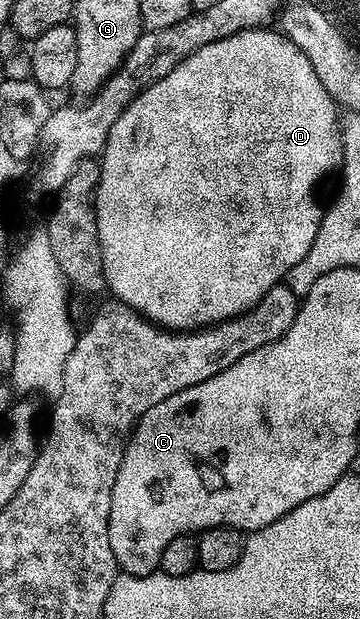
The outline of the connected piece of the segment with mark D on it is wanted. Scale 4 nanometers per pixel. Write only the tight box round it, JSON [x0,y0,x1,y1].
[95,29,343,332]

